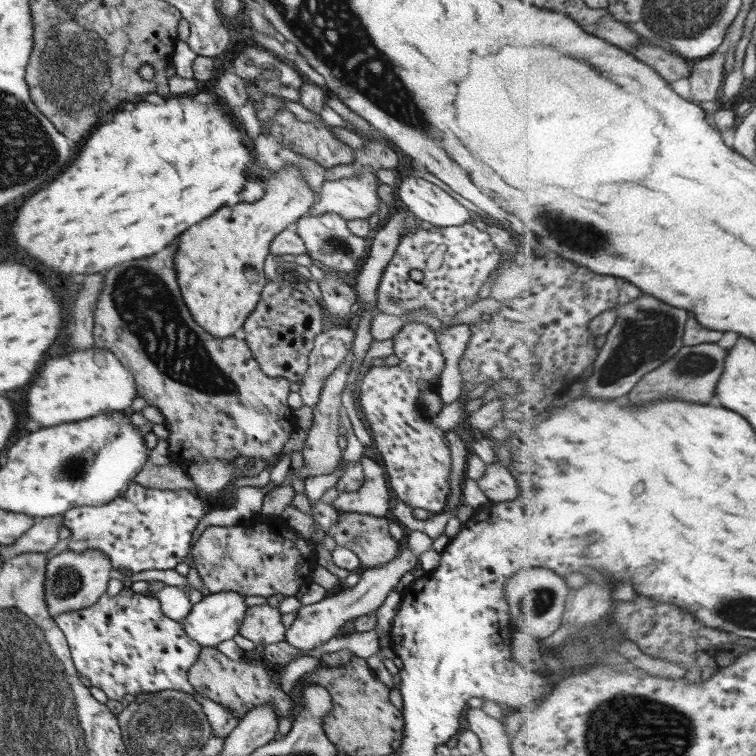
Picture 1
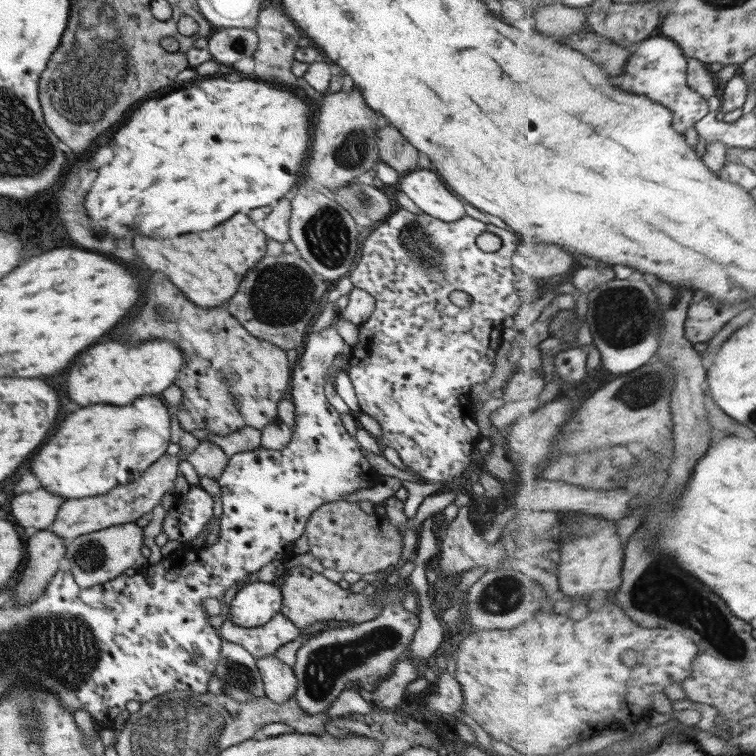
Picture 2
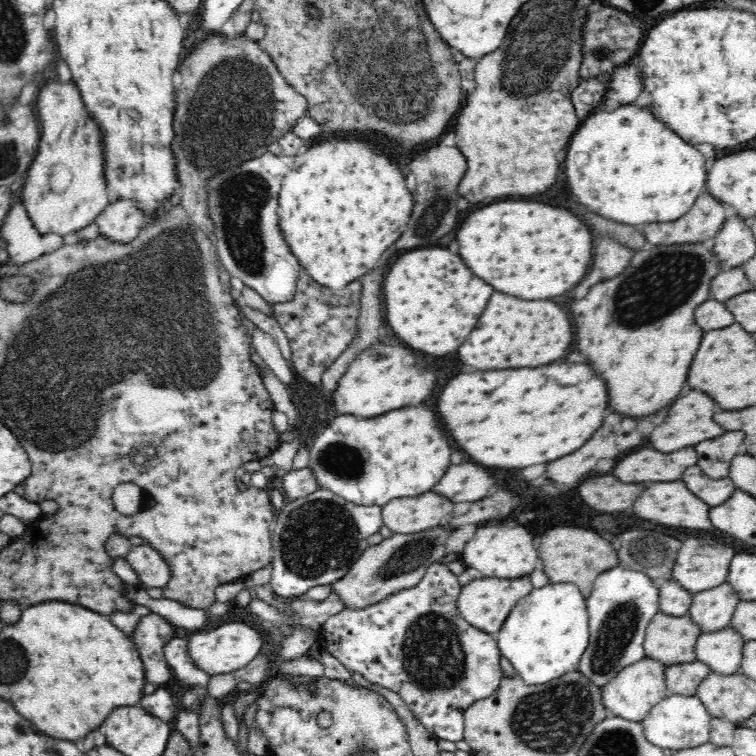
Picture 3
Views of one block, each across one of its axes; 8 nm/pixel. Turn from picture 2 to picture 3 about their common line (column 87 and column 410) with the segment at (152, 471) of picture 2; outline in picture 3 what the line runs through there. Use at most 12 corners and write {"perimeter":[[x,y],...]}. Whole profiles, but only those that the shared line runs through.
{"perimeter":[[434,491],[392,499],[383,525],[416,534],[442,524],[454,504]]}

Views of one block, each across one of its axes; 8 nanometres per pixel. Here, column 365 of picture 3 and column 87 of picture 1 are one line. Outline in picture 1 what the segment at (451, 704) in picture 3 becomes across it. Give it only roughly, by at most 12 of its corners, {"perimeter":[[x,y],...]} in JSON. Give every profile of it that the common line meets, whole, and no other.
{"perimeter":[[124,587],[53,618],[108,698],[184,692],[212,736],[240,719],[196,693],[203,647]]}

